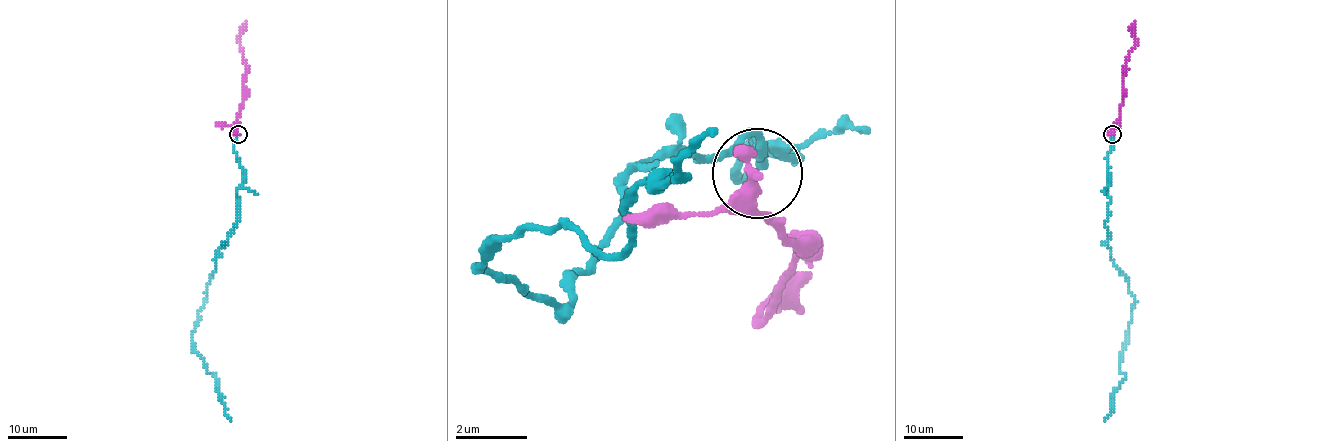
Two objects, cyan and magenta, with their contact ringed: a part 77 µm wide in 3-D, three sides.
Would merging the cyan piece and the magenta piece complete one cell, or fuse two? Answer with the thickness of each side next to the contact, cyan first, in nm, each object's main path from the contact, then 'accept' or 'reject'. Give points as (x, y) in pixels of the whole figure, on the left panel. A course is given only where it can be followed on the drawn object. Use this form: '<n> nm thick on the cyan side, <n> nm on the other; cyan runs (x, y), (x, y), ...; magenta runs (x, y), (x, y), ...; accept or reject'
220 nm thick on the cyan side, 200 nm on the other; cyan runs (237, 135), (234, 153), (243, 172), (239, 219), (218, 251), (191, 335), (231, 420); magenta runs (237, 134), (245, 74), (245, 60), (237, 41), (245, 20); accept

